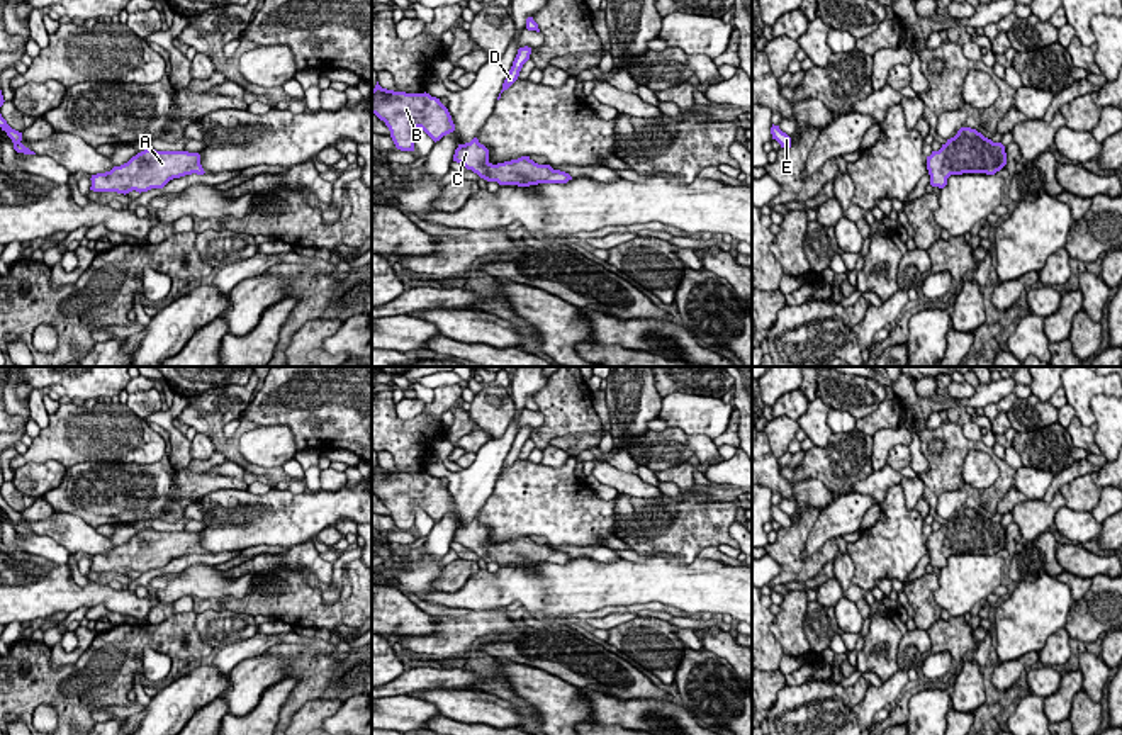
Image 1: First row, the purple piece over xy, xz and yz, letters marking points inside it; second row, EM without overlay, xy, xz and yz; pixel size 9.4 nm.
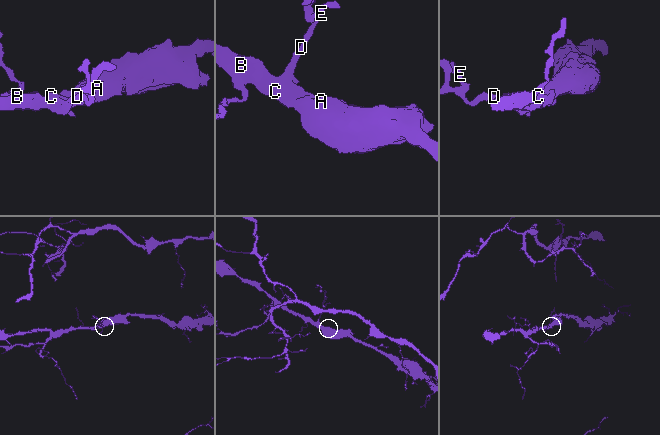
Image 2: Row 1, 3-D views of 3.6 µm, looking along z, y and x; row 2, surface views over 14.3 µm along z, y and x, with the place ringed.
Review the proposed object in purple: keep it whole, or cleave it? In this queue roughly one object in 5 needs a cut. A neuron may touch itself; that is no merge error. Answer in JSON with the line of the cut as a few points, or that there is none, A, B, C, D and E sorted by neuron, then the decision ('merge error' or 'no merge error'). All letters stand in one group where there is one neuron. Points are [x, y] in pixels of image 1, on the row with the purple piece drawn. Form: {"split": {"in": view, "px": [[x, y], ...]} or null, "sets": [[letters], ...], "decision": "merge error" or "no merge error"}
{"split": null, "sets": [["A", "B", "C", "D", "E"]], "decision": "no merge error"}

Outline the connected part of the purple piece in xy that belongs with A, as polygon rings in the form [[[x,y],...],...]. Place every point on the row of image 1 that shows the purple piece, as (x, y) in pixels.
[[[144,149],[110,171],[92,175],[93,192],[129,194],[163,188],[170,180],[185,175],[204,175],[199,153]]]

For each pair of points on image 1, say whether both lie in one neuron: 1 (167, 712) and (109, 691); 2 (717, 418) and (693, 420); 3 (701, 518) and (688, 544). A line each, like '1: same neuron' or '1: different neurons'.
1: different neurons
2: same neuron
3: same neuron

